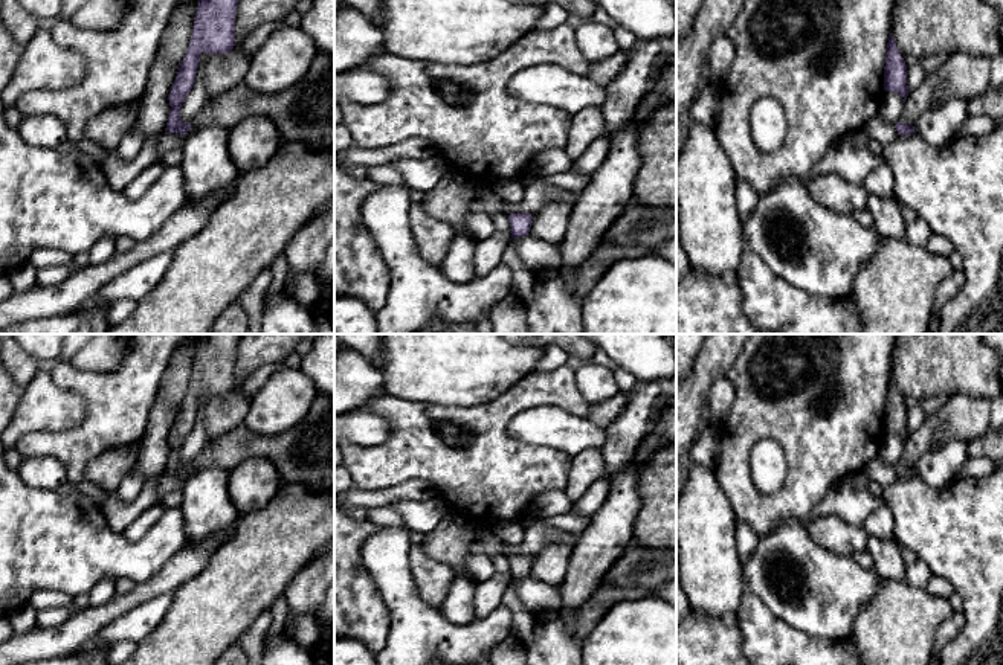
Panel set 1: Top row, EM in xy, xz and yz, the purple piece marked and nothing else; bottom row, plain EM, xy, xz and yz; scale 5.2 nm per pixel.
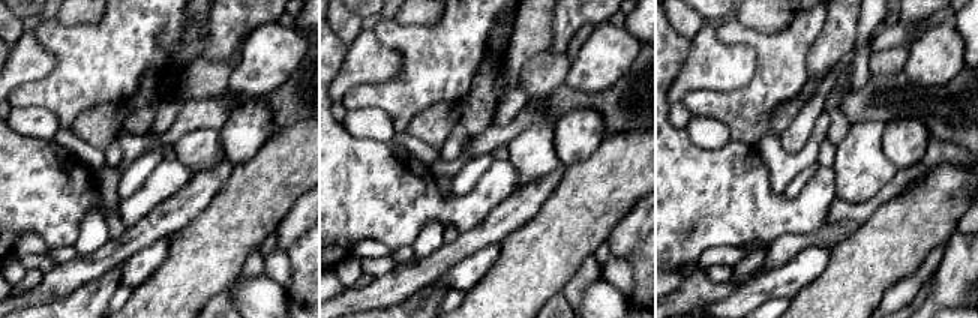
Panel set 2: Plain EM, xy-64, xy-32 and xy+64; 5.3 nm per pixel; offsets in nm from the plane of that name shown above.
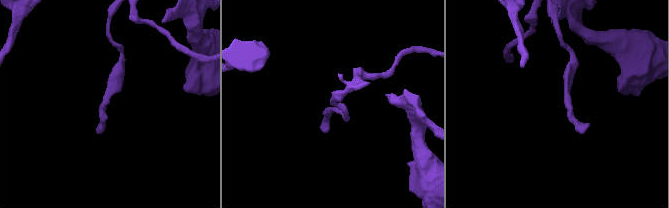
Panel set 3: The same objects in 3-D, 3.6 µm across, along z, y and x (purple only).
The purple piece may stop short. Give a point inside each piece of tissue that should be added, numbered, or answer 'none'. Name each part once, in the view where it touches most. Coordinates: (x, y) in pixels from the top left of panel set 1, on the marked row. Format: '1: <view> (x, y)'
none

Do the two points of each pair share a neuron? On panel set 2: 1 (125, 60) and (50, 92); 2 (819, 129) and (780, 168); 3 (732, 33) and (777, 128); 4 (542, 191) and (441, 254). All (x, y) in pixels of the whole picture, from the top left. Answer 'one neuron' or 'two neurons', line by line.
1: one neuron
2: one neuron
3: two neurons
4: one neuron

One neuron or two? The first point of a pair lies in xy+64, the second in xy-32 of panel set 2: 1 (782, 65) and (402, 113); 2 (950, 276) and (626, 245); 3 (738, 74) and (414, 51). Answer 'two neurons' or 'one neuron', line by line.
1: one neuron
2: one neuron
3: two neurons

